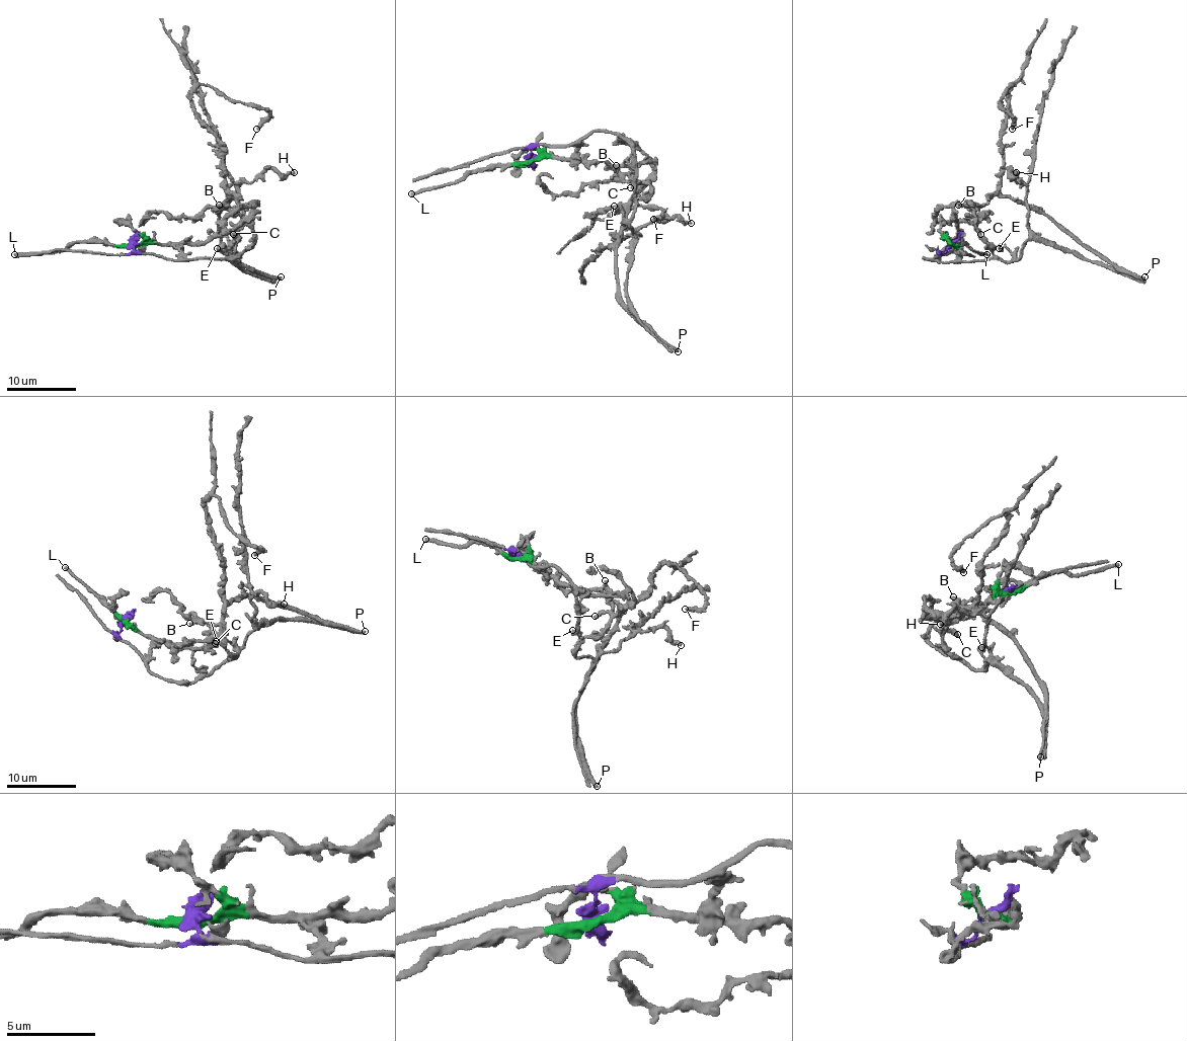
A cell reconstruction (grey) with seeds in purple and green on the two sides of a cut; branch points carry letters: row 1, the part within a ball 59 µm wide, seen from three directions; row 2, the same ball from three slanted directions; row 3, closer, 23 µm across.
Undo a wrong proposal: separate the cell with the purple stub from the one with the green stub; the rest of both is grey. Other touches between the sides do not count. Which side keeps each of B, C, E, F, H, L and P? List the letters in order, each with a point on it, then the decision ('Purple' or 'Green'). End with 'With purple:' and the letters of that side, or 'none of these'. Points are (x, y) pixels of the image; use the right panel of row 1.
B: Place: (958, 205). Green
C: Place: (980, 234). Purple
E: Place: (999, 248). Purple
F: Place: (1012, 129). Green
H: Place: (1016, 172). Purple
L: Place: (986, 254). Green
P: Place: (1144, 276). Green
With purple: C, E, H

